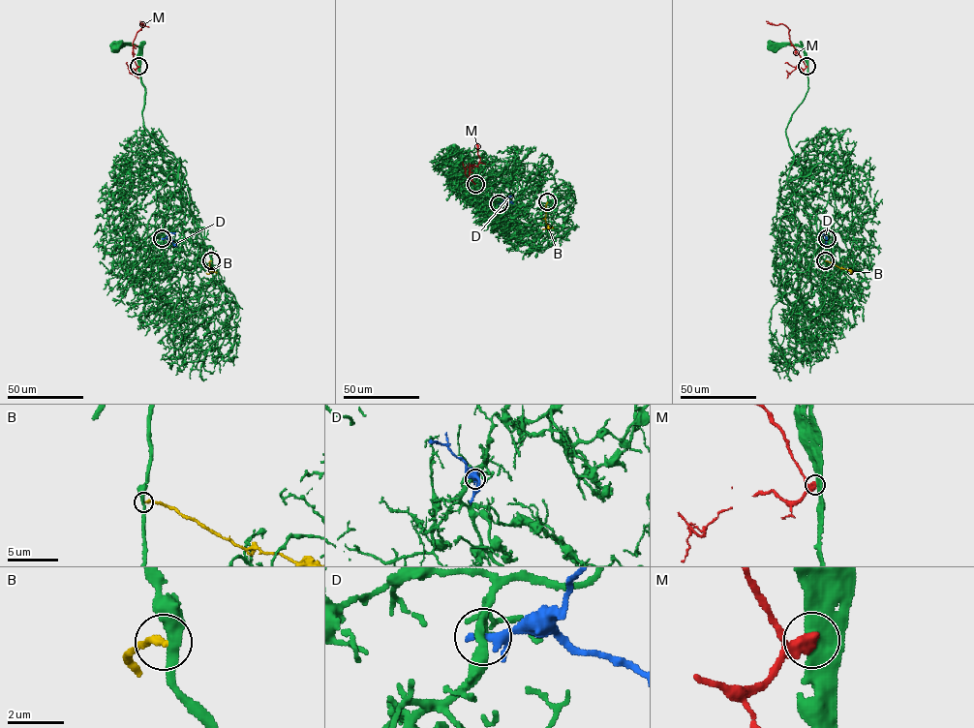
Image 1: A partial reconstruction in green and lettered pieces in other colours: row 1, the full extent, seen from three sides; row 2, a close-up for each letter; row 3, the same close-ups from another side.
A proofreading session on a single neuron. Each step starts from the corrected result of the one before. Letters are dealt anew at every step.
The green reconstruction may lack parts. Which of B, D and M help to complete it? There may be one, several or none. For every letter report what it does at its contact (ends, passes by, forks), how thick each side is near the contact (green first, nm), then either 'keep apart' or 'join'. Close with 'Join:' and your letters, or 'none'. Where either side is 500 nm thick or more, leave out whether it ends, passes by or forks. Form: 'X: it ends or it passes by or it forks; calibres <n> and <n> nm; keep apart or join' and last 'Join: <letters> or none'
B: it ends; calibres 320 and 240 nm; keep apart
D: it passes by; calibres 220 and 200 nm; keep apart
M: it ends; calibres 380 and 480 nm; keep apart
Join: none

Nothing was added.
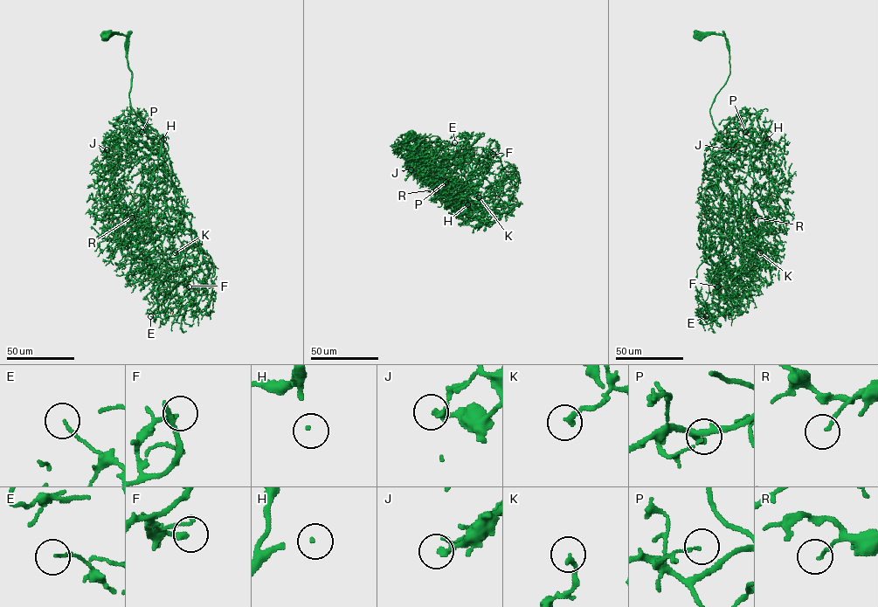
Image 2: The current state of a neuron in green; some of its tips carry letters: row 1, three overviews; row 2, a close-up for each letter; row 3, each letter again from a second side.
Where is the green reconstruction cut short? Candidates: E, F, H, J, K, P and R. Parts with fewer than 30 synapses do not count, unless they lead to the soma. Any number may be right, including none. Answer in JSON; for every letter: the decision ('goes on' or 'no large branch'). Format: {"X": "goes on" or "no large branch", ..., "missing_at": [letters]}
{"E": "no large branch", "F": "no large branch", "H": "goes on", "J": "no large branch", "K": "goes on", "P": "no large branch", "R": "no large branch", "missing_at": ["H", "K"]}

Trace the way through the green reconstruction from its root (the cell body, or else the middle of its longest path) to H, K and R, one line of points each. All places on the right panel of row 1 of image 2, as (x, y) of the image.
H: (698, 36), (723, 35), (729, 52), (710, 109), (711, 155), (768, 139)
K: (698, 36), (727, 42), (711, 156), (745, 212), (738, 253), (750, 241), (760, 252)
R: (698, 36), (727, 42), (711, 155), (742, 138), (754, 146), (744, 208), (753, 217)

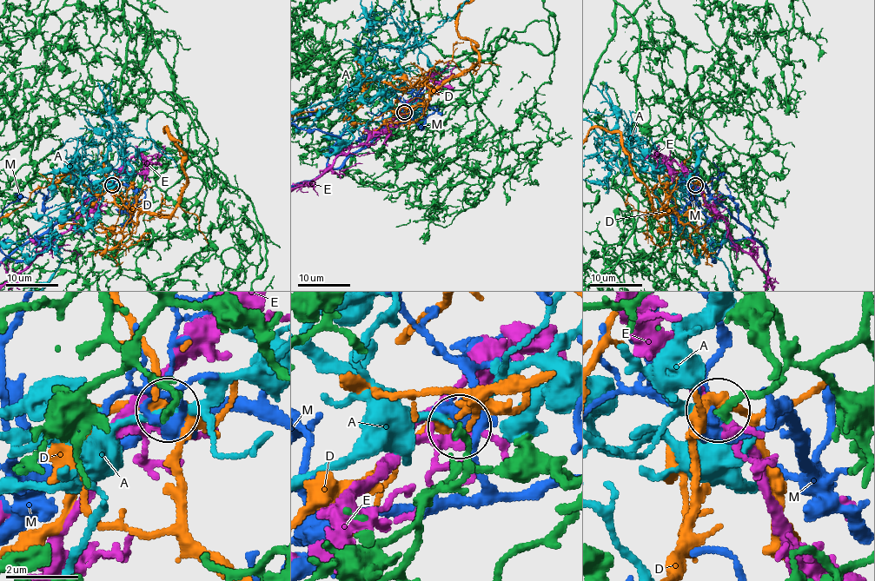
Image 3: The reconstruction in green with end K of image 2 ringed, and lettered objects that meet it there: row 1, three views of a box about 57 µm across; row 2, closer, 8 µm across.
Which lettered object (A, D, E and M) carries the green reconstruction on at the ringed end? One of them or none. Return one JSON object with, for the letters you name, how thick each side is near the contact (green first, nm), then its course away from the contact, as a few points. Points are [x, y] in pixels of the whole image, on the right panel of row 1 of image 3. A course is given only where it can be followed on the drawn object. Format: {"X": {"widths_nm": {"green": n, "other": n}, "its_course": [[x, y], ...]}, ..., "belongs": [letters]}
{"belongs": []}

